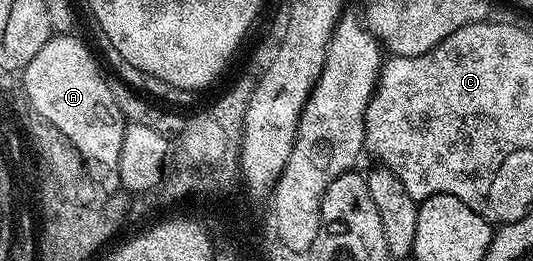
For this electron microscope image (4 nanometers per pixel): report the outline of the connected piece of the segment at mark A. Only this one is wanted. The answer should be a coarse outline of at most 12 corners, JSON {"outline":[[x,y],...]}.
{"outline":[[56,33],[23,68],[34,109],[118,163],[126,120],[98,59]]}

